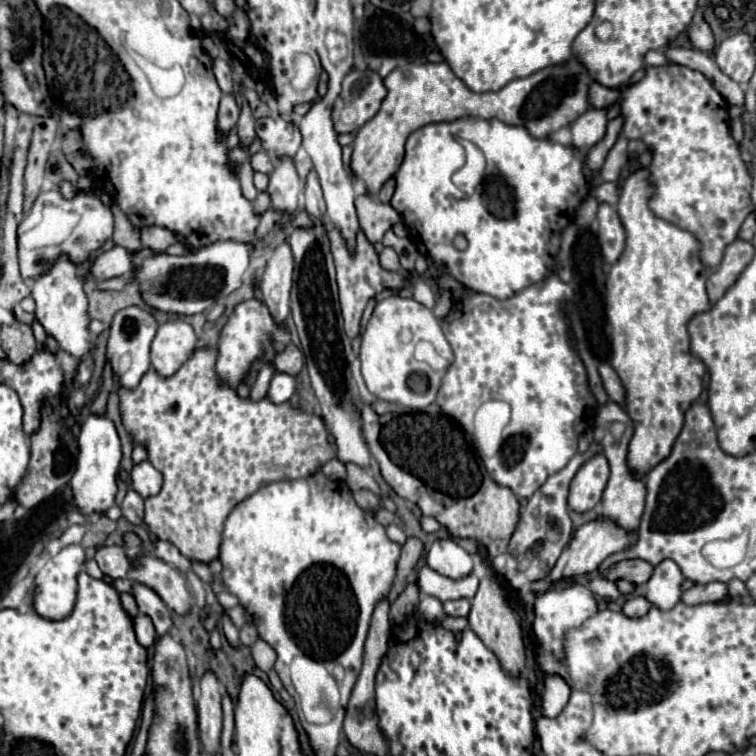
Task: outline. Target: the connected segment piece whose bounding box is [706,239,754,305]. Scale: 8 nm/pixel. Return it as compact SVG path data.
M736 239L724 249L722 263L706 279L706 291L708 291L710 305L714 305L726 293L726 289L734 285L734 281L740 277L740 273L752 261L752 257L754 257L752 243L742 241L742 239Z

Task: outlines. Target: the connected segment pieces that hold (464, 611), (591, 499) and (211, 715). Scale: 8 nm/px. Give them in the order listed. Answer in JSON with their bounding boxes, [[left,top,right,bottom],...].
[[444,599,470,617],[568,453,610,513],[198,671,222,753]]

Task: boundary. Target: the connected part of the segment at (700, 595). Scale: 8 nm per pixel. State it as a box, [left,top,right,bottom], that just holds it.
[682,583,728,605]

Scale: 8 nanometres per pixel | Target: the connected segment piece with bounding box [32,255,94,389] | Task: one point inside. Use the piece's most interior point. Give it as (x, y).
(61, 306)

